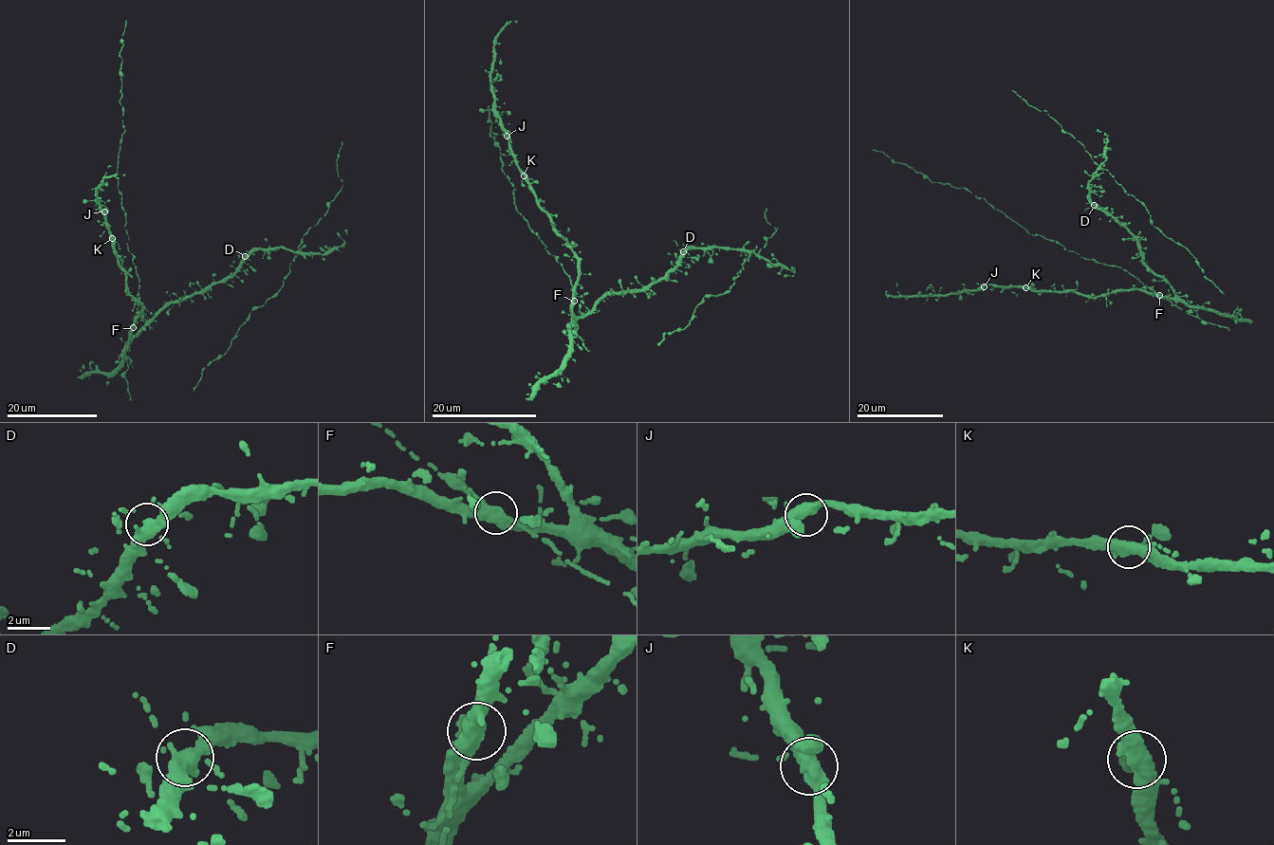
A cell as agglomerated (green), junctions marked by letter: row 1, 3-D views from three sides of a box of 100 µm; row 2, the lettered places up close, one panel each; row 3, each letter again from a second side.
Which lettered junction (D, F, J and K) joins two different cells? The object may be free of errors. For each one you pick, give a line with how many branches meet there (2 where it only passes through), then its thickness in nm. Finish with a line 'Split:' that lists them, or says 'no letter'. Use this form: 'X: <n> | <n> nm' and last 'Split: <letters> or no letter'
Split: no letter

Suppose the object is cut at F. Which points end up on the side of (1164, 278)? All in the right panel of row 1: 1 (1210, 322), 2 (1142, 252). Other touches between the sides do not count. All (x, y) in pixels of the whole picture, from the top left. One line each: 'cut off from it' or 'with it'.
1: cut off from it
2: with it

